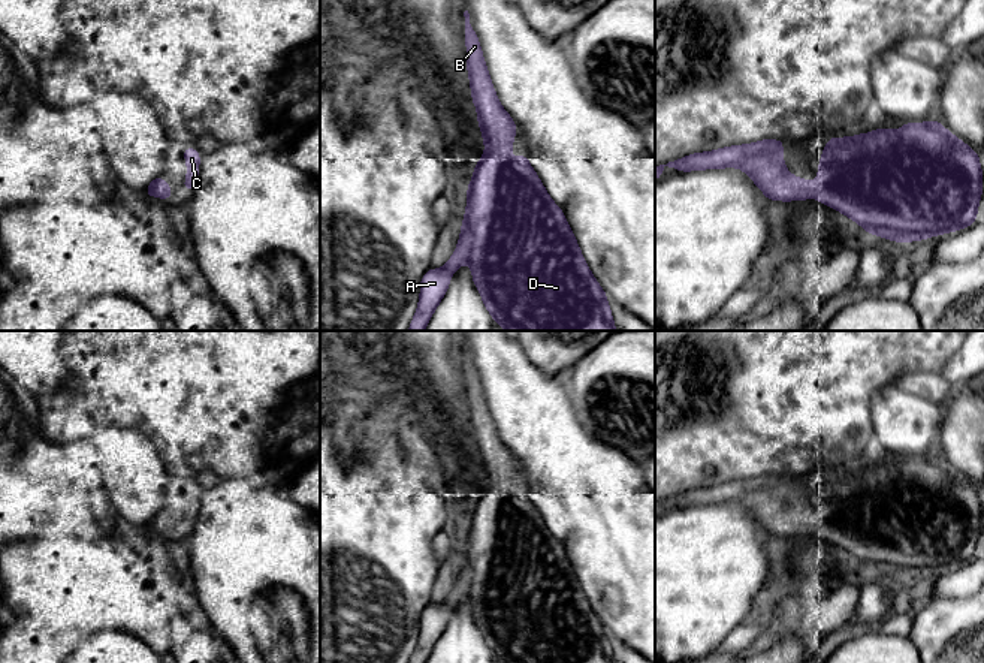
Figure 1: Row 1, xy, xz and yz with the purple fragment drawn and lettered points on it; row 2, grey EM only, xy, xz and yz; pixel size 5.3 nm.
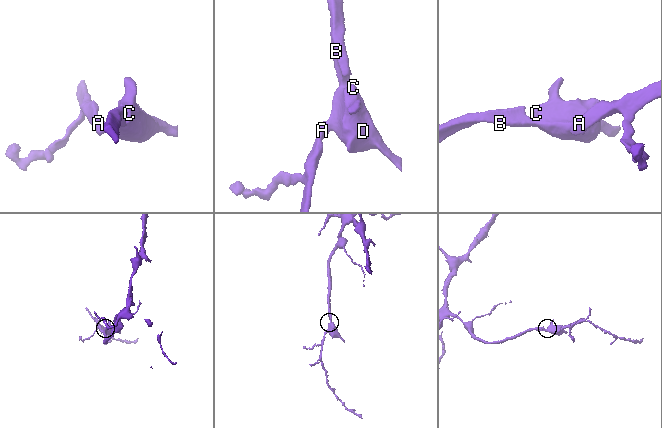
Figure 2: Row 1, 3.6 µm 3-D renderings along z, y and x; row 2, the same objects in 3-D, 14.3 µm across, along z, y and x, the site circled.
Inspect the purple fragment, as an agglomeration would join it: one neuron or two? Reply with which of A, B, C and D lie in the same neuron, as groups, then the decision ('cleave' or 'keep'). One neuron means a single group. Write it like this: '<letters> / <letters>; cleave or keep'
A B C D; keep

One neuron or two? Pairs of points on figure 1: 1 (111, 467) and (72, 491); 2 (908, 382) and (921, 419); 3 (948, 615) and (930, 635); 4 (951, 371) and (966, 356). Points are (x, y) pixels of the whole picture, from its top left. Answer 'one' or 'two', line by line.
1: two
2: two
3: one
4: one

